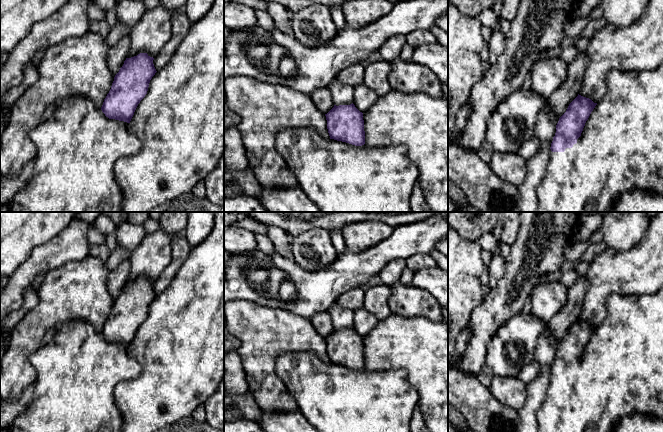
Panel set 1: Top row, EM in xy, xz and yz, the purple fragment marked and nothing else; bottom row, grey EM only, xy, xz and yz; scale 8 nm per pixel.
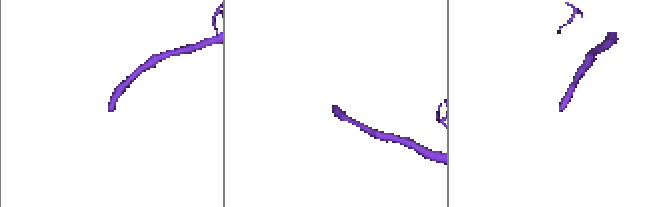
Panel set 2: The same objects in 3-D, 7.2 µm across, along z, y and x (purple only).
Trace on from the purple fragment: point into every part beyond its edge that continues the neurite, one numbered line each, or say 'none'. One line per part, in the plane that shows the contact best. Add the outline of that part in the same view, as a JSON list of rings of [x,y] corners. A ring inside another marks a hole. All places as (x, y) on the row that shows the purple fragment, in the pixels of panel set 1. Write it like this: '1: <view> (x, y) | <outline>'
1: yz (620, 149) | [[[663,63],[654,70],[642,72],[611,70],[606,78],[606,87],[605,95],[591,112],[577,143],[572,148],[566,148],[564,152],[549,150],[547,171],[537,188],[537,212],[610,212],[619,197],[631,190],[640,189],[663,195]]]

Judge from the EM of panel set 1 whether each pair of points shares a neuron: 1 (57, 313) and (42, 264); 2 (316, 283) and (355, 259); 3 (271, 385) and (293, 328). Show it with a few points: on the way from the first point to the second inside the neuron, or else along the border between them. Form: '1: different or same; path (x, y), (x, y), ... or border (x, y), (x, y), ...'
1: different; border (67, 262), (46, 273)
2: same; path (326, 283), (330, 283), (345, 269)
3: same; path (268, 371), (268, 353), (279, 342)

